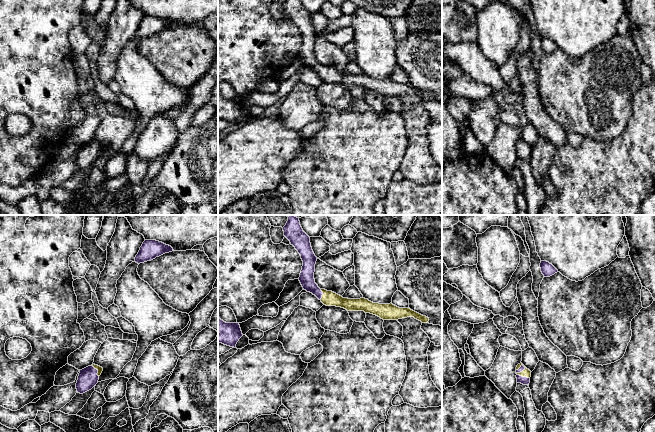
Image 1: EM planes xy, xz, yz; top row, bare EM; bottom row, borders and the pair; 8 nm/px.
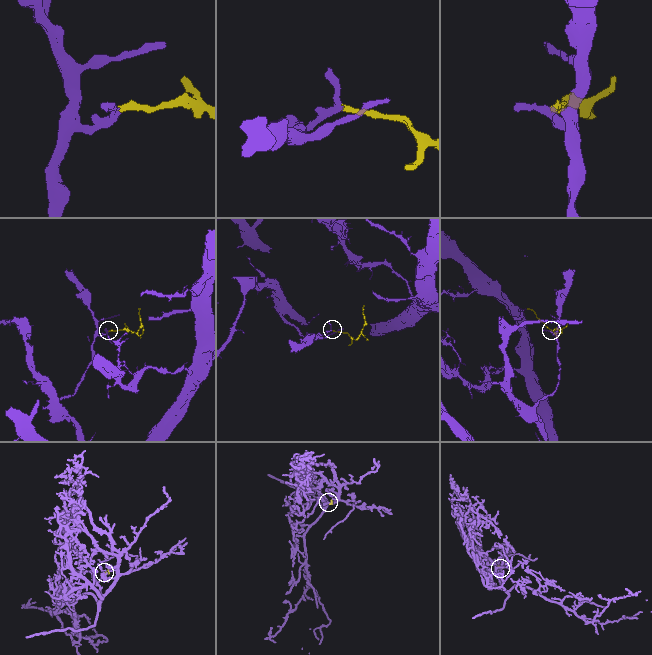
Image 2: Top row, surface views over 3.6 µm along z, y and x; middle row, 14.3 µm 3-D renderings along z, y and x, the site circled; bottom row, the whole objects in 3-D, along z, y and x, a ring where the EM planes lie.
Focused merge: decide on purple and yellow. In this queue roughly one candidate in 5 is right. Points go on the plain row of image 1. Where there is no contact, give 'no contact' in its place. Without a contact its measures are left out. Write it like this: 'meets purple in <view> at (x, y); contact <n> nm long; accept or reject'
meets purple in xy at (97, 146); contact 110 nm long; accept

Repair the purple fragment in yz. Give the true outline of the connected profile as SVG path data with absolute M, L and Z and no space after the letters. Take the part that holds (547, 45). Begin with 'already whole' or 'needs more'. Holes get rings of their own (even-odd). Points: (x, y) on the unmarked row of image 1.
already whole | M541 37L540 44L544 53L550 53L558 48L558 46L547 37Z

